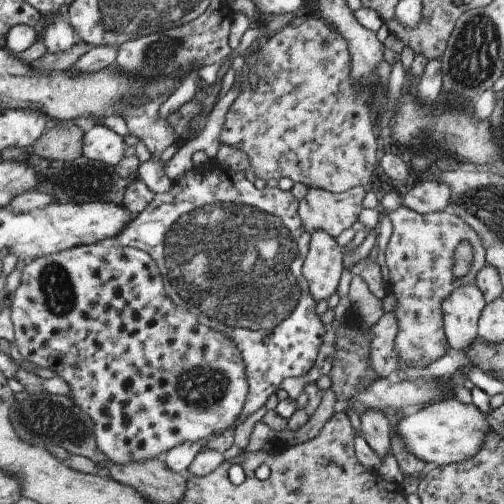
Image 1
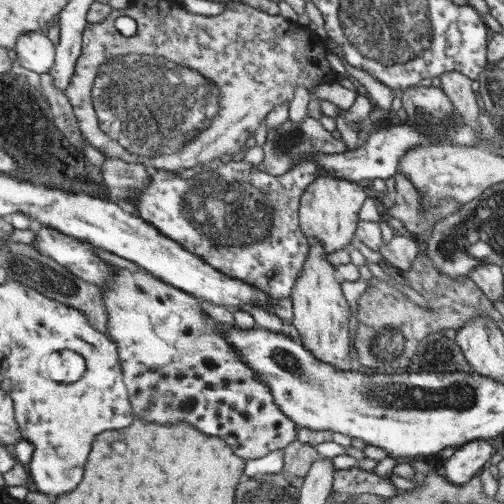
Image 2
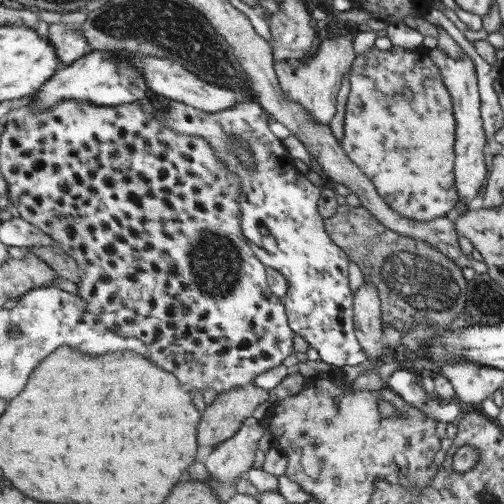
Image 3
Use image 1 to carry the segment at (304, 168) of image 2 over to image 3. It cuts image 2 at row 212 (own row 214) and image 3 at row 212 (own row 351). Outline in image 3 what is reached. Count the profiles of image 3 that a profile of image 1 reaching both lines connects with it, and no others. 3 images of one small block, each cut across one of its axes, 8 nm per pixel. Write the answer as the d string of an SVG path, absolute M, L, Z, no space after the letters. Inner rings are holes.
M167 98L165 108L151 108L151 112L147 116L151 120L161 122L167 130L171 130L175 134L203 138L213 150L217 150L219 160L223 160L221 164L233 176L241 178L241 182L243 182L241 184L241 218L243 218L245 240L249 242L249 248L253 248L257 258L267 268L275 268L275 270L279 270L287 276L291 288L289 288L289 294L283 298L283 302L287 304L289 324L295 330L295 334L301 334L313 346L313 350L319 352L321 362L325 362L329 366L339 366L339 368L359 366L365 360L369 360L369 356L365 354L365 348L361 346L361 342L357 338L357 328L355 328L357 326L355 324L355 294L351 292L351 284L349 284L349 262L351 262L351 258L345 250L341 250L333 242L333 236L327 230L327 222L319 214L319 198L321 198L323 188L317 186L315 182L311 182L307 174L297 170L295 158L289 154L283 140L273 132L271 114L265 112L265 108L261 108L261 104L255 104L255 102L235 104L233 108L225 108L225 112L219 112L219 114L215 114L215 112L205 114L201 108L185 106L177 100L173 100L173 98ZM231 134L241 136L255 150L257 166L259 166L255 172L245 170L239 162L235 162L233 154L229 154L229 140L227 138Z

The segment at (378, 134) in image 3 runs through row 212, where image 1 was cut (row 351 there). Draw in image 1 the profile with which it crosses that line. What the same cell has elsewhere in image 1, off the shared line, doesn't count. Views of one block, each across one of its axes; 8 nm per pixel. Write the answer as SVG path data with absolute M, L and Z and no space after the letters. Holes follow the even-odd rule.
M399 206L395 212L387 214L393 222L393 236L387 244L385 264L389 268L389 292L399 298L399 308L395 310L401 322L401 332L397 336L397 350L403 358L403 370L411 366L429 366L431 362L451 354L441 304L457 288L473 284L477 272L487 264L485 246L477 232L467 226L461 218L449 212L421 214L407 206ZM459 244L471 244L473 260L463 278L453 276L453 254Z

